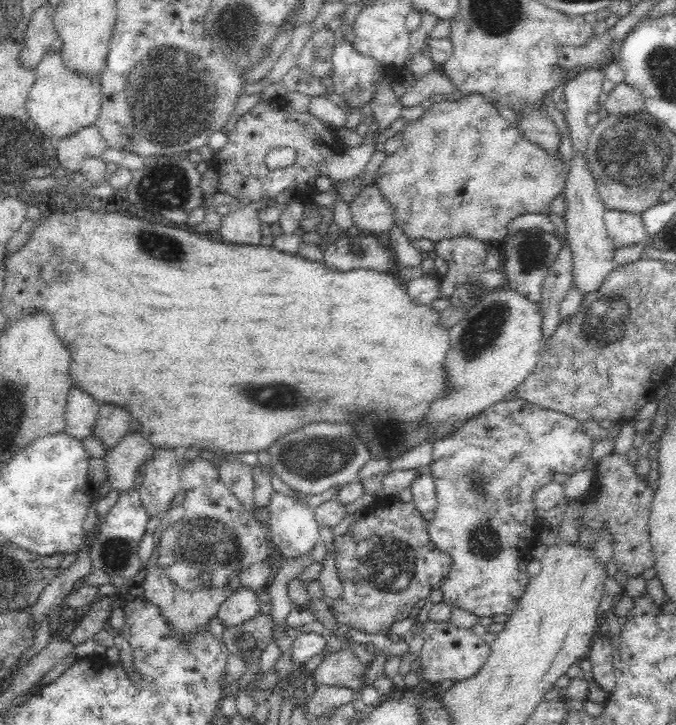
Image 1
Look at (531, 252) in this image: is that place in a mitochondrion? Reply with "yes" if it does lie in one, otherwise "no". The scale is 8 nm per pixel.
yes

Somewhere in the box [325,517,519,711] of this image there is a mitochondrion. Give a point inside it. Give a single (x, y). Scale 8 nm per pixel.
(389, 563)

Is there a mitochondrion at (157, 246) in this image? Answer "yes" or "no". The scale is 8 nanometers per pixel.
yes

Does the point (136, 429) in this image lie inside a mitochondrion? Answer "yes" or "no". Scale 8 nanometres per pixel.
no

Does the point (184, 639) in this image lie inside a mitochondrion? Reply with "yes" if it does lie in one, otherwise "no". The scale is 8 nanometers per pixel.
no

